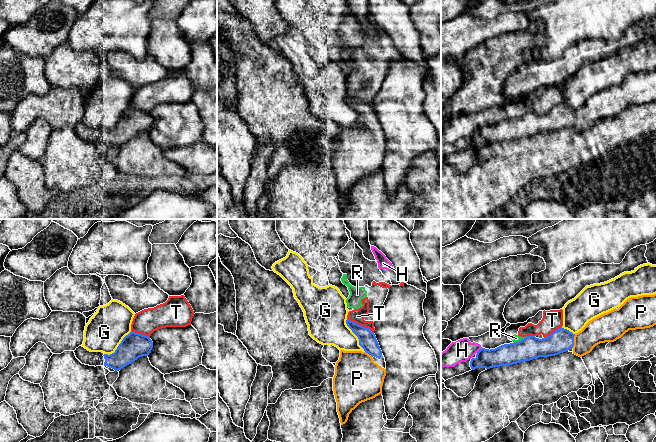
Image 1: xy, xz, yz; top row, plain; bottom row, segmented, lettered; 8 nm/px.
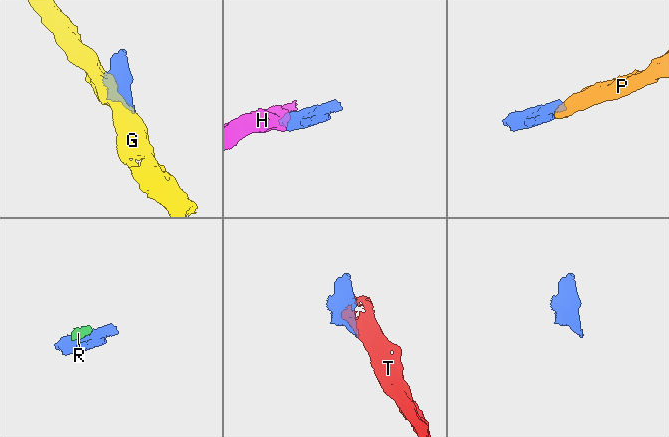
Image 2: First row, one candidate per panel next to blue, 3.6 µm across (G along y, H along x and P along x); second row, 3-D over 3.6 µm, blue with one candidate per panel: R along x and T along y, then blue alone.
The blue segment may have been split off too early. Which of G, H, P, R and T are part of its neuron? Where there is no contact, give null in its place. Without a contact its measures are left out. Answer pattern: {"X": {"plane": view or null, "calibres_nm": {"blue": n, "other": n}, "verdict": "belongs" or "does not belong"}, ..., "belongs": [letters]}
{"G": {"plane": "xz", "calibres_nm": {"blue": 140, "other": 300}, "verdict": "does not belong"}, "H": {"plane": "yz", "calibres_nm": {"blue": 180, "other": 180}, "verdict": "does not belong"}, "P": {"plane": "yz", "calibres_nm": {"blue": 190, "other": 220}, "verdict": "belongs"}, "R": {"plane": "yz", "calibres_nm": {"blue": 190, "other": 60}, "verdict": "does not belong"}, "T": {"plane": "xz", "calibres_nm": {"blue": 140, "other": 110}, "verdict": "does not belong"}, "belongs": ["P"]}

